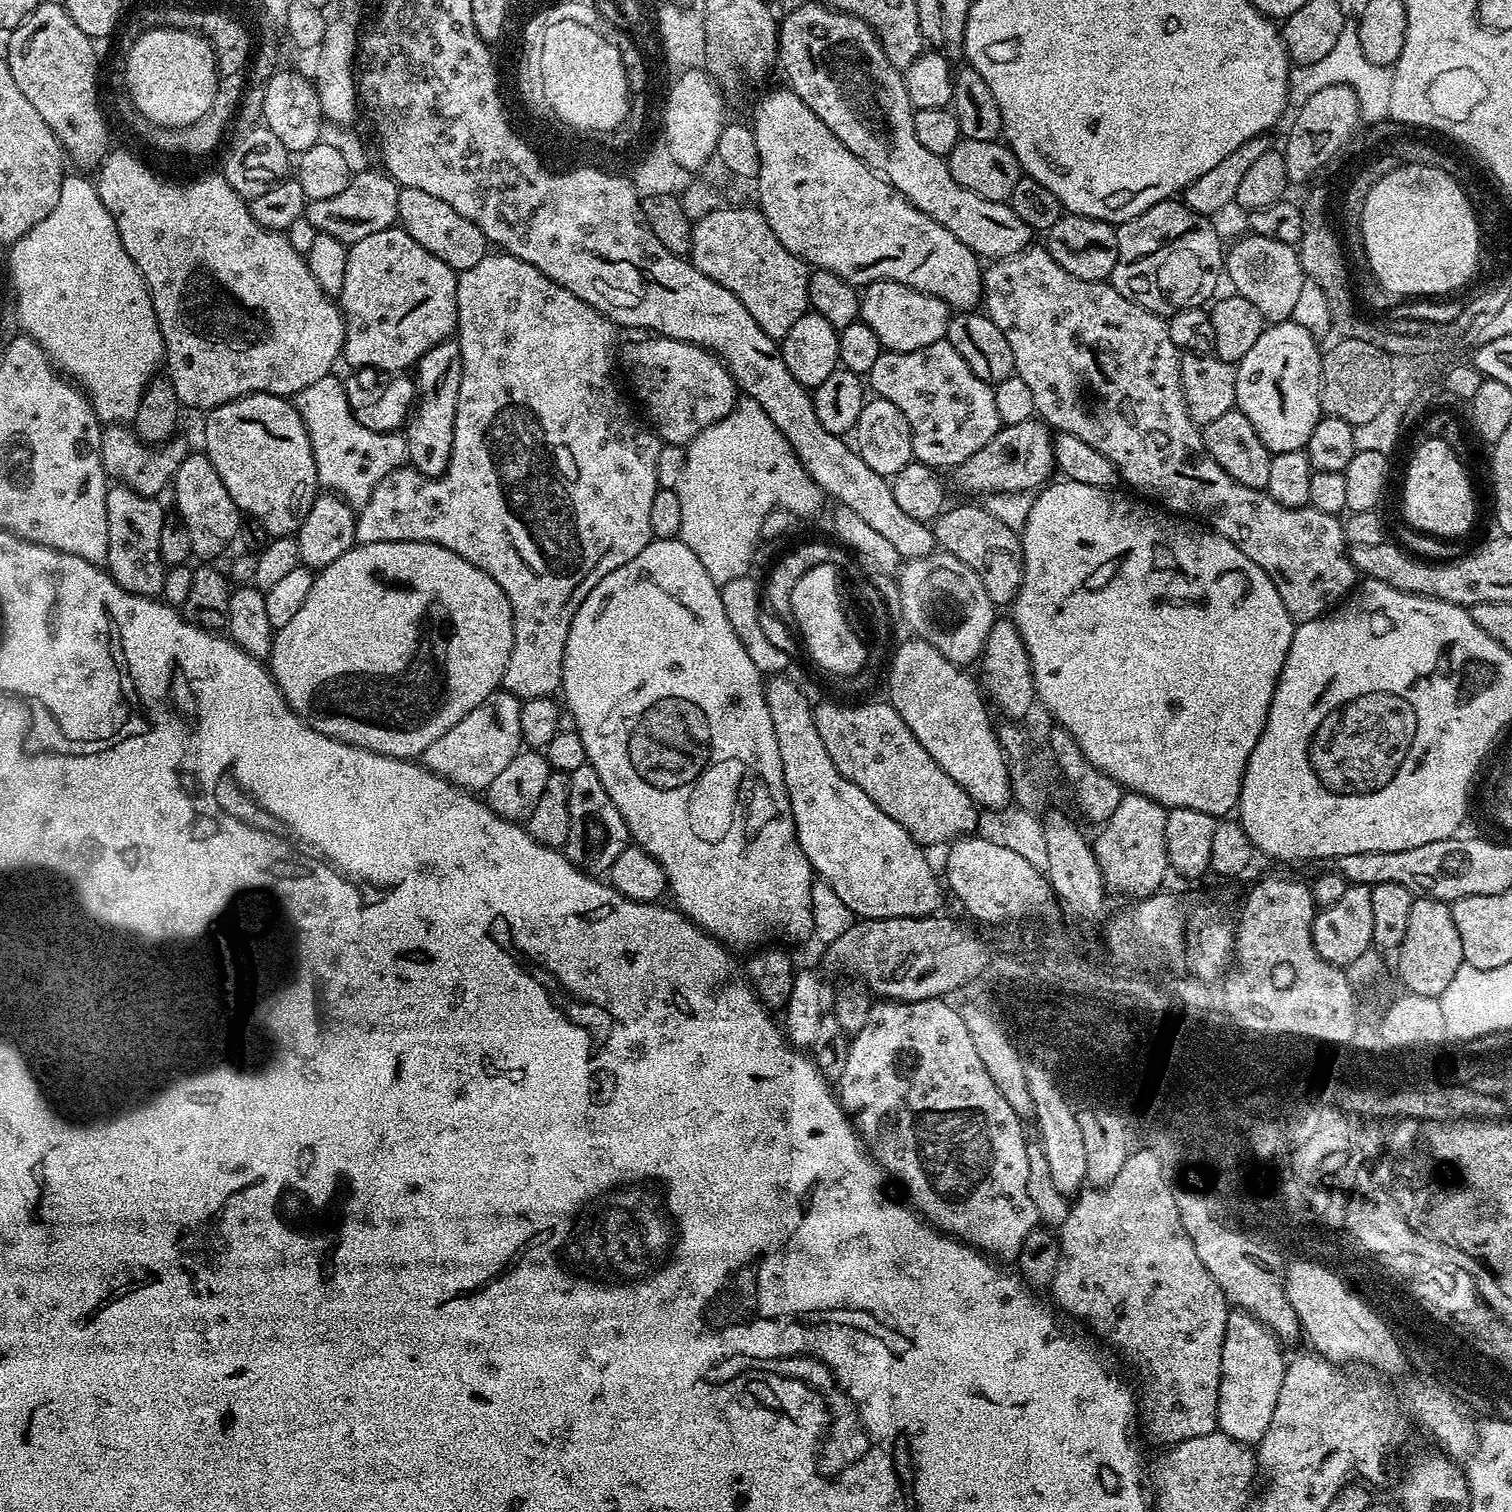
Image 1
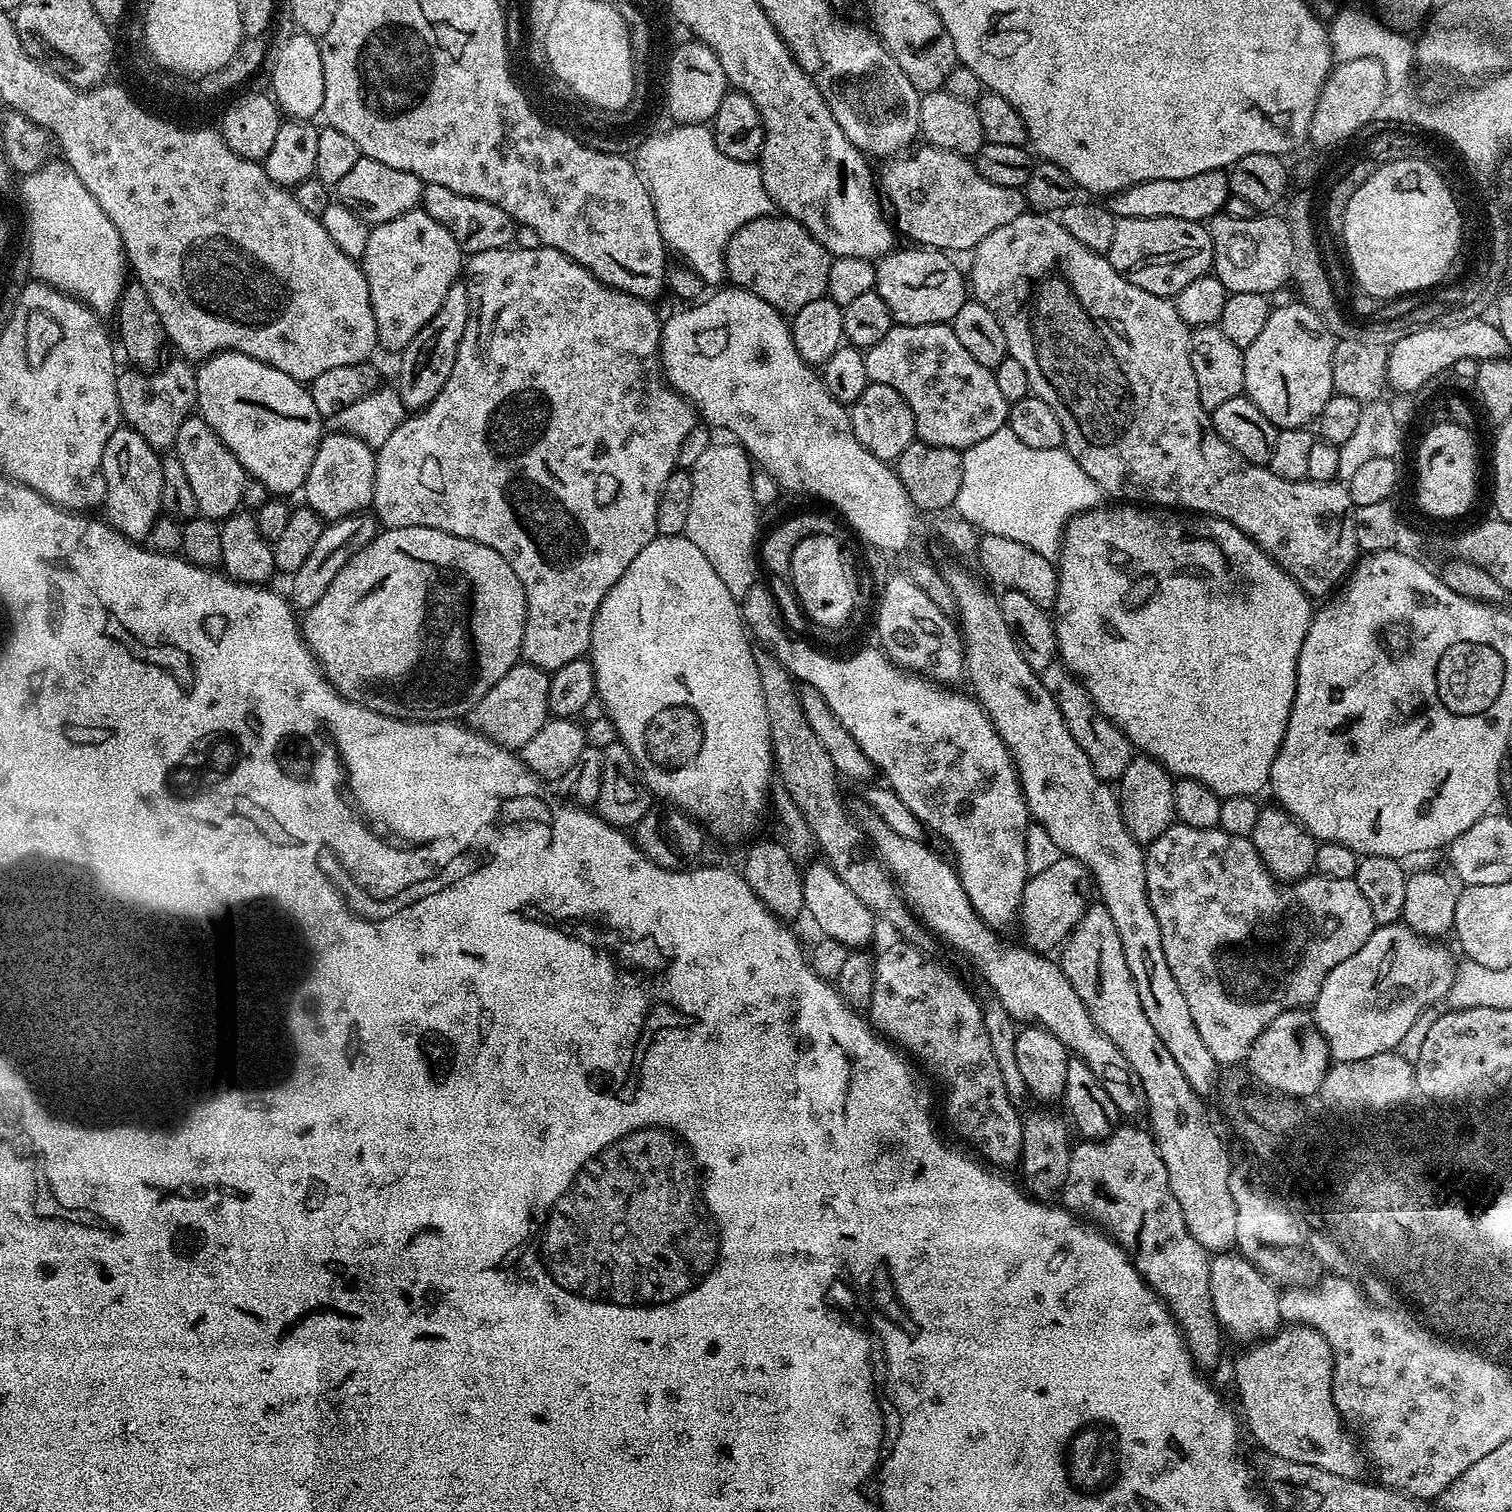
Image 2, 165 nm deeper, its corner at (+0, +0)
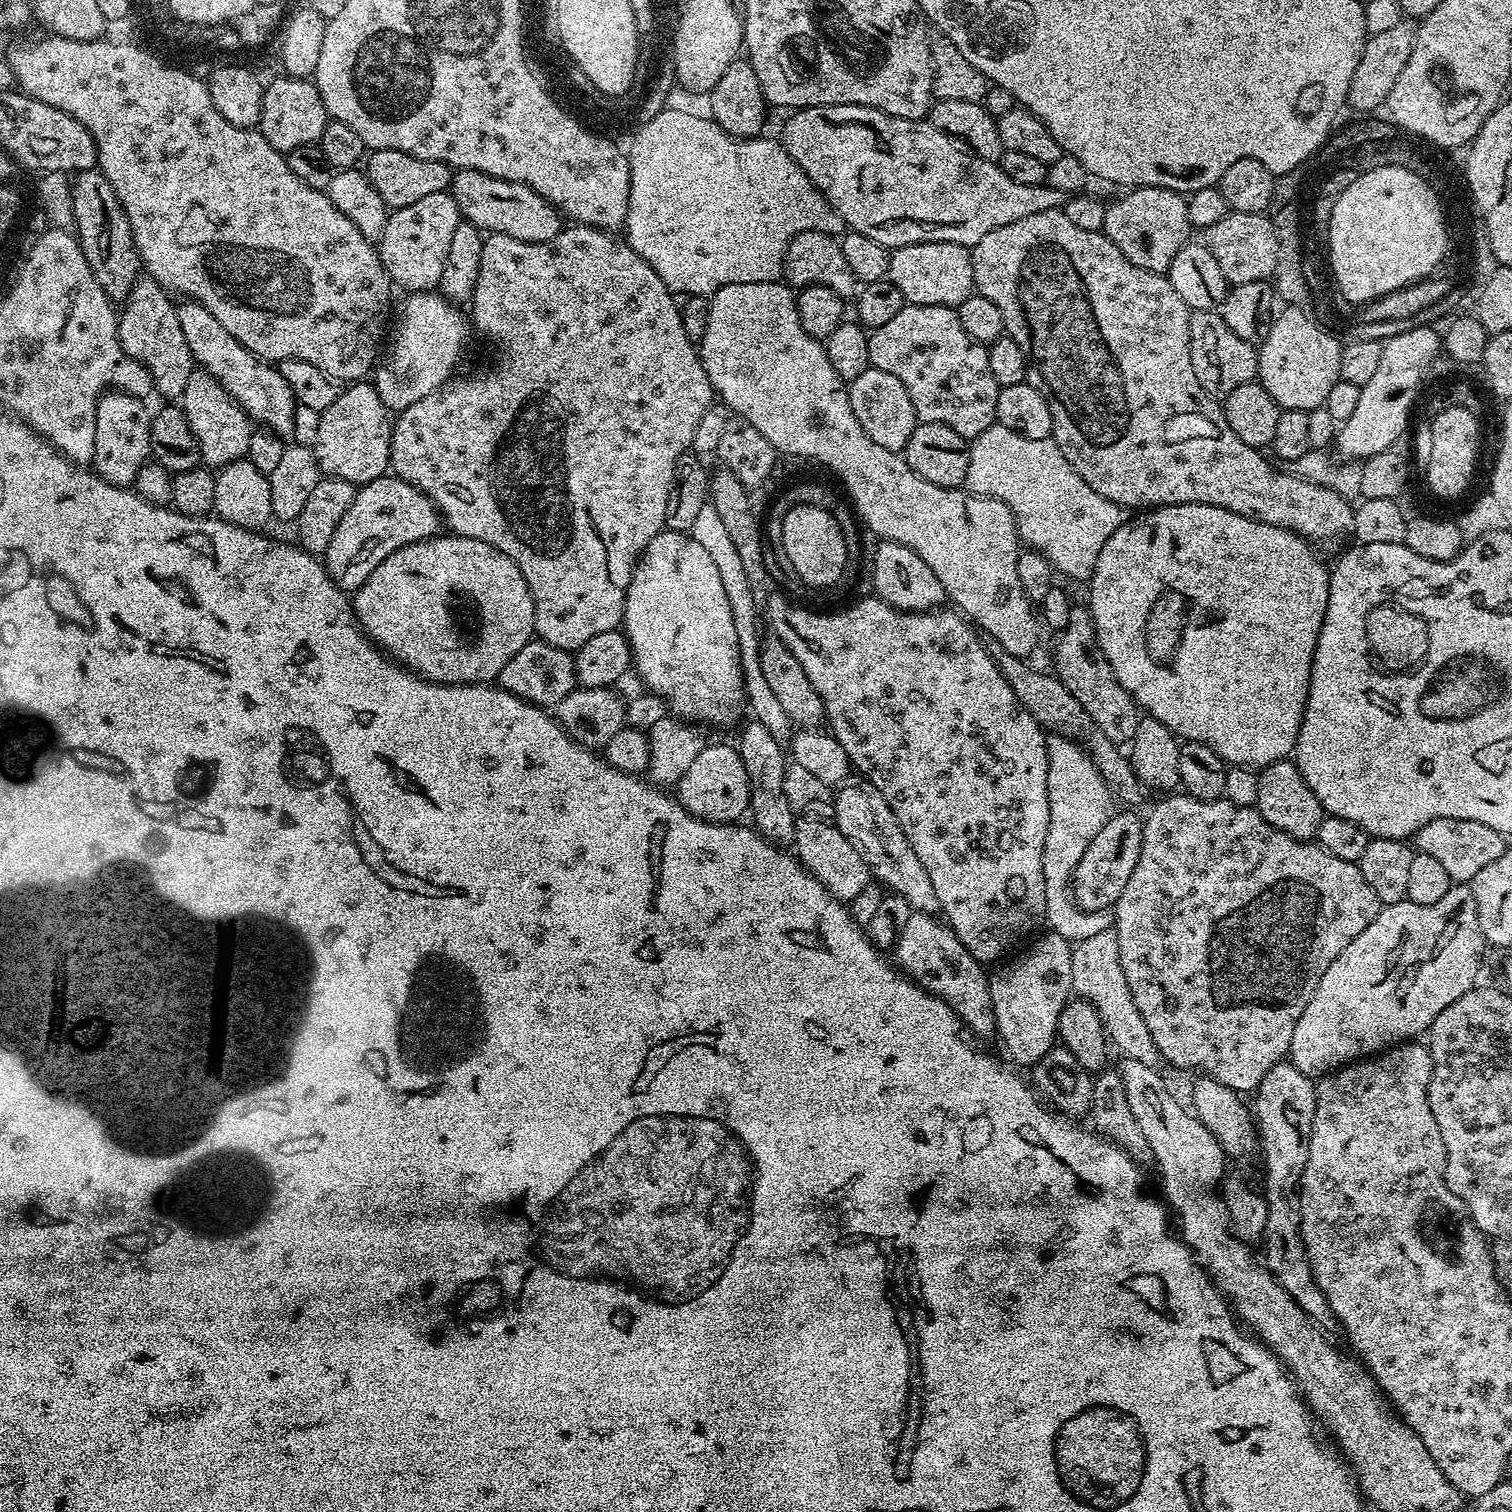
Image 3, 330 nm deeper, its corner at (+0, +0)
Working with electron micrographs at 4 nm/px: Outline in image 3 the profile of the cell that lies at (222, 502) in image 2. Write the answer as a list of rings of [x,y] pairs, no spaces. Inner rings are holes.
[[[192,371],[190,382],[180,397],[180,408],[194,436],[199,459],[205,467],[218,470],[247,455],[254,431],[252,420],[209,372]]]

